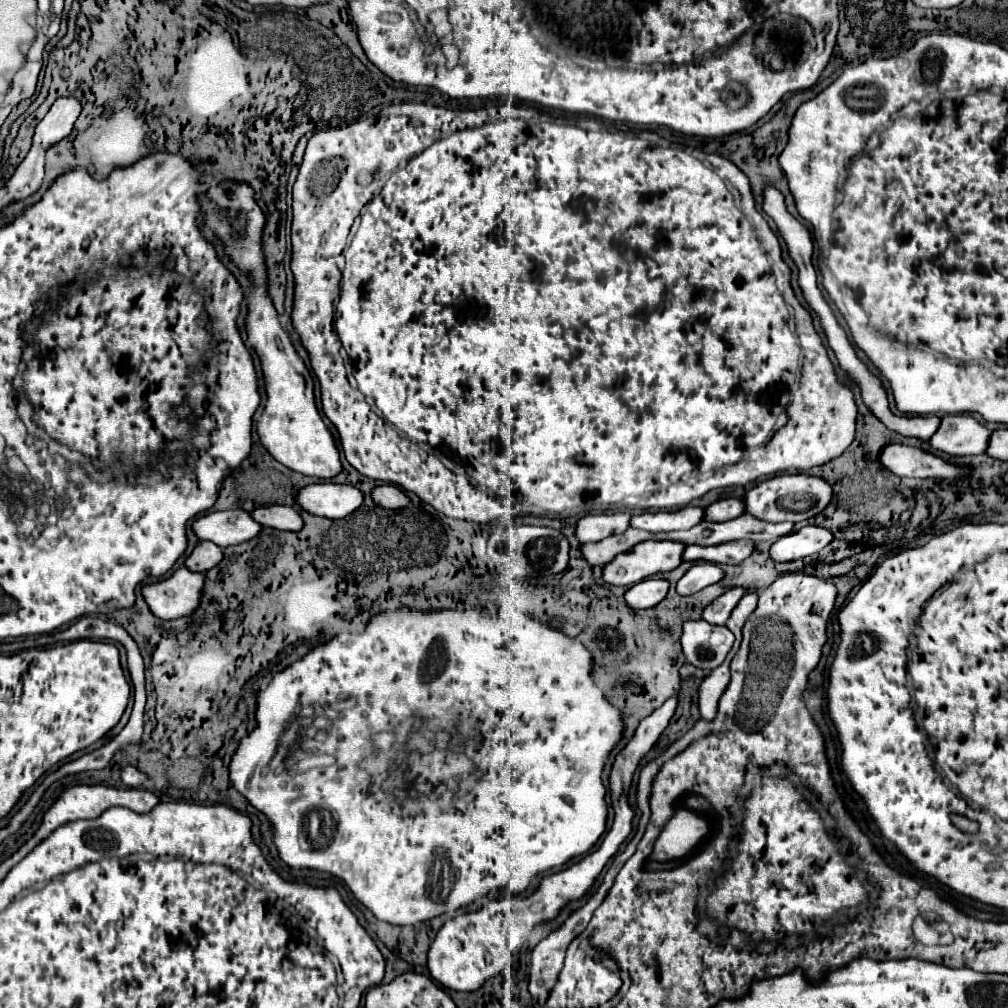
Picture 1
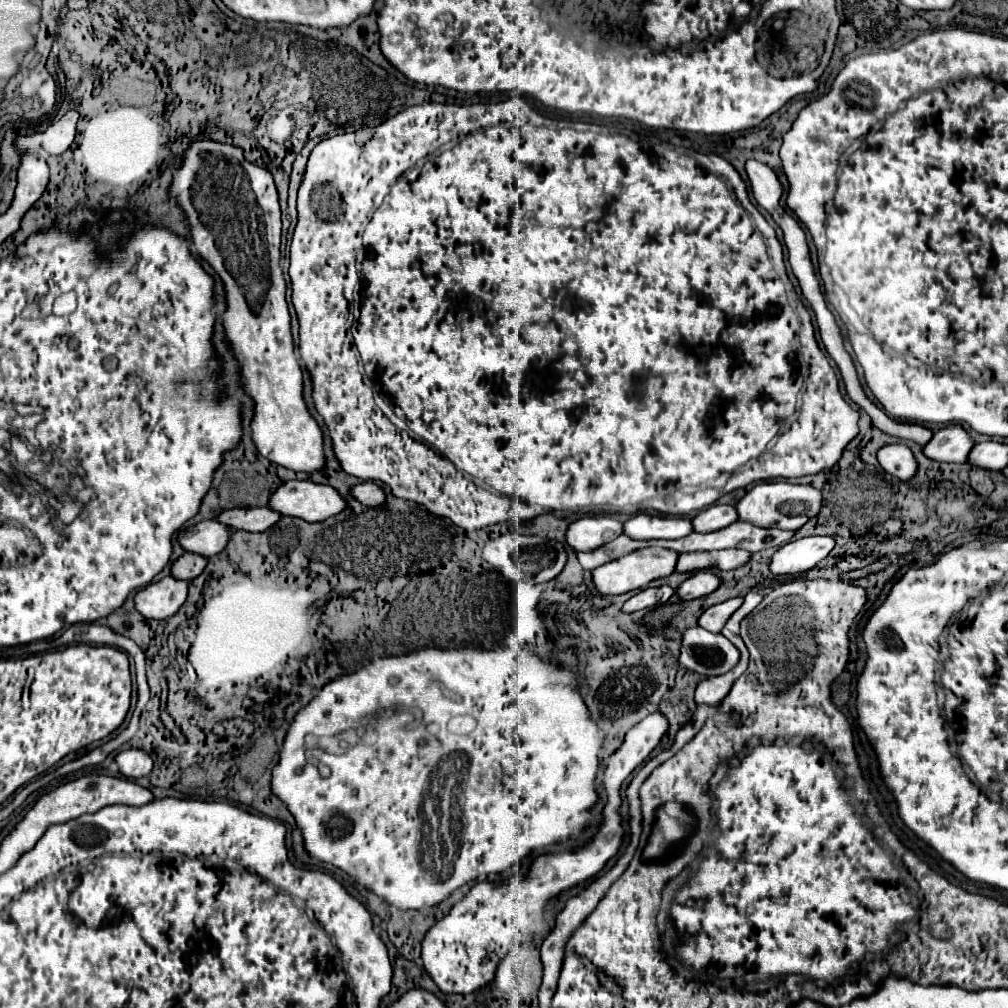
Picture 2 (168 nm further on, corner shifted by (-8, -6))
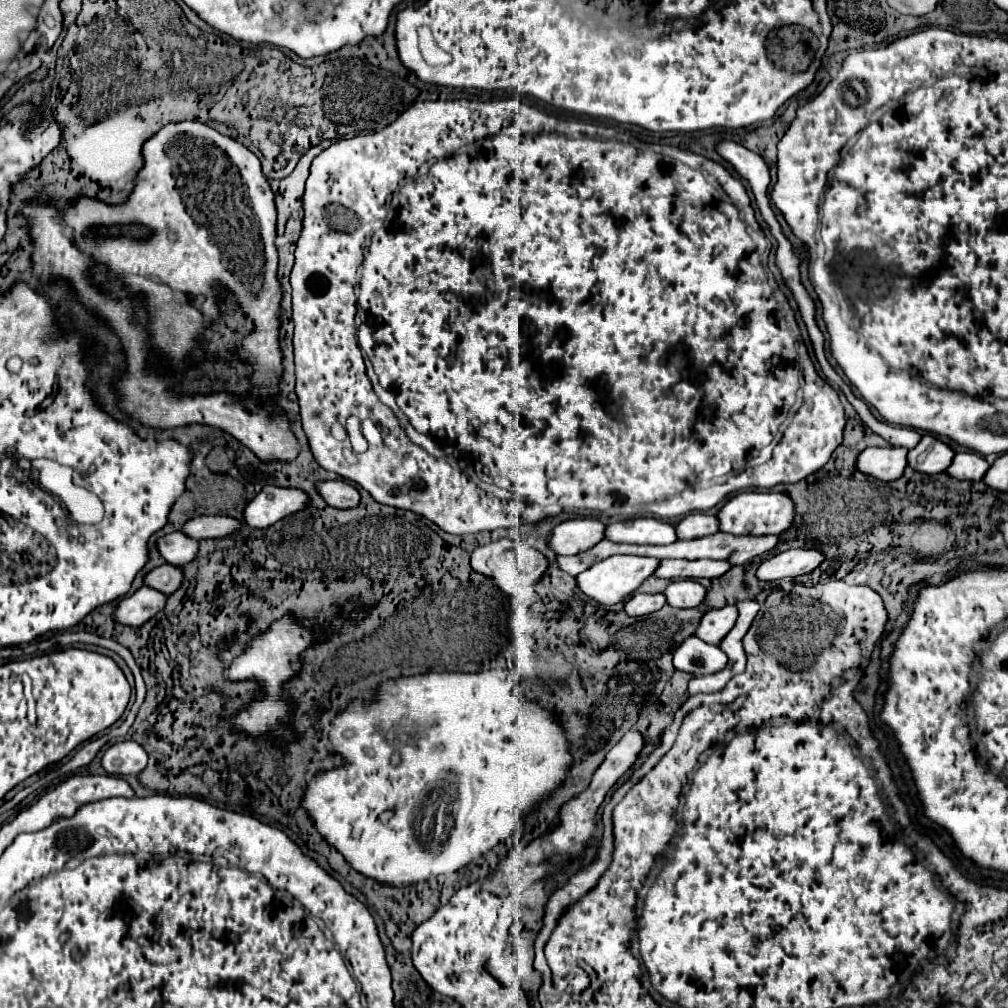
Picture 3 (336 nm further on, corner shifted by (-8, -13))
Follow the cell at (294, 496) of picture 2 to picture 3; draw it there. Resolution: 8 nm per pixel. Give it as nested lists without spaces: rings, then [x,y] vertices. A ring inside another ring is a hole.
[[[264,487],[242,511],[244,523],[256,529],[266,529],[276,521],[284,519],[306,507],[306,493],[300,489]]]

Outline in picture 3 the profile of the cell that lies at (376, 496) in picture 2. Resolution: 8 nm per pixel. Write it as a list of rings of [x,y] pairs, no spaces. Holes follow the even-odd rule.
[[[318,481],[316,491],[322,495],[322,499],[330,507],[338,509],[350,509],[360,503],[360,493],[356,487],[352,487],[346,481]]]

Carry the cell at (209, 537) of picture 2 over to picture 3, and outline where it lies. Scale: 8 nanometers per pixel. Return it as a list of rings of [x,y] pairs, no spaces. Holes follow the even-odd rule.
[[[176,531],[176,533],[160,537],[156,541],[156,547],[158,547],[160,555],[166,559],[166,563],[182,567],[194,559],[194,555],[198,551],[198,541]]]

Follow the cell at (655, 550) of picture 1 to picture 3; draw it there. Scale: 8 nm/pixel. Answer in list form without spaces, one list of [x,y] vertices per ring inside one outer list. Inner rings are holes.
[[[612,555],[608,559],[602,559],[602,563],[590,567],[582,575],[578,575],[576,583],[582,589],[582,593],[588,595],[590,599],[594,599],[602,605],[614,605],[614,603],[620,603],[620,601],[628,599],[640,587],[640,583],[654,573],[656,567],[658,567],[658,559],[652,559],[652,557]]]

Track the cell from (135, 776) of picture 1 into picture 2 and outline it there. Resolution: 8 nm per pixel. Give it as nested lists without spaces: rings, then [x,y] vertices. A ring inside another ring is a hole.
[[[126,750],[116,756],[116,764],[124,778],[142,778],[152,772],[152,760],[142,750]]]

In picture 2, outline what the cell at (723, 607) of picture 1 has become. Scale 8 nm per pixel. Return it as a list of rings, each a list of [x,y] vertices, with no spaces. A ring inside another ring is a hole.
[[[730,598],[722,604],[716,604],[716,606],[710,606],[698,620],[698,624],[710,632],[720,632],[726,624],[726,620],[736,612],[736,608],[742,604],[742,598]]]

